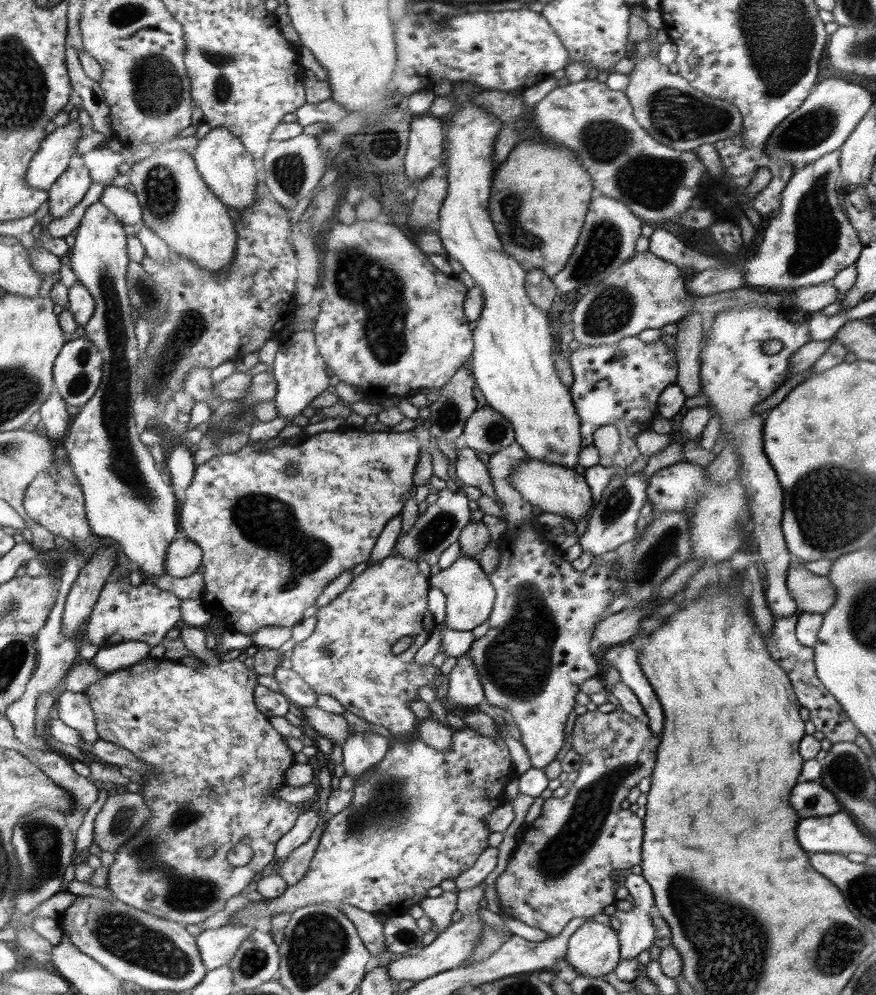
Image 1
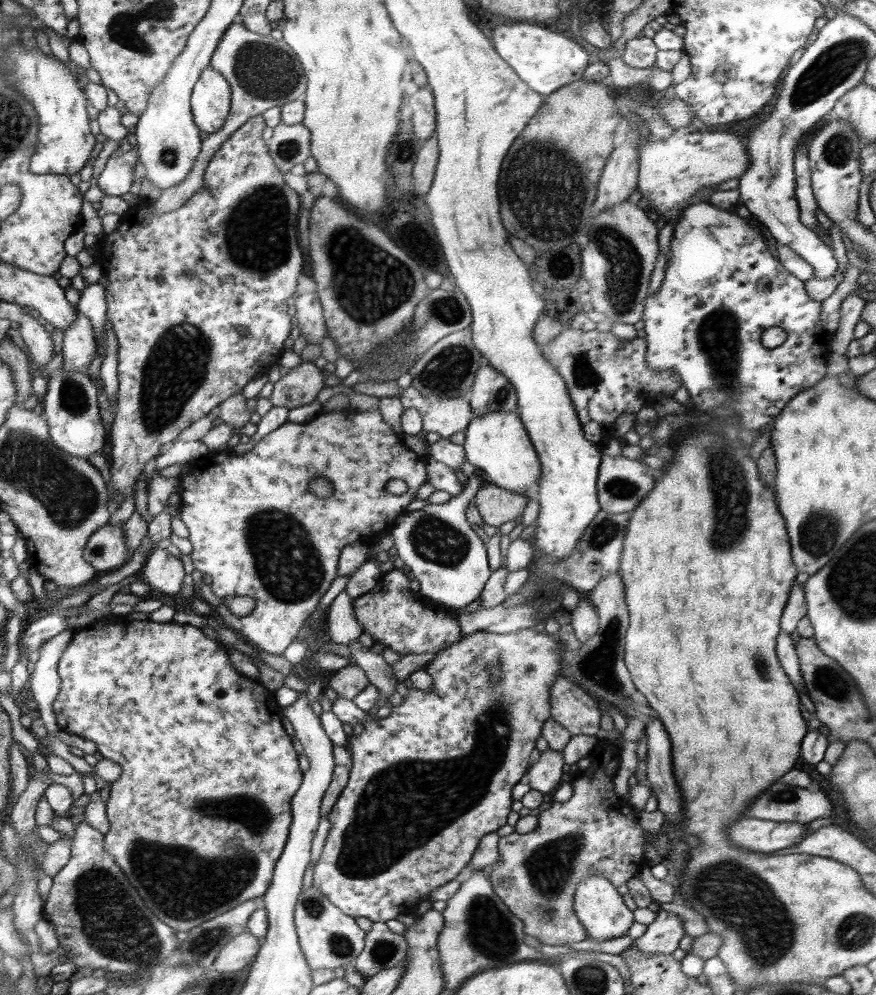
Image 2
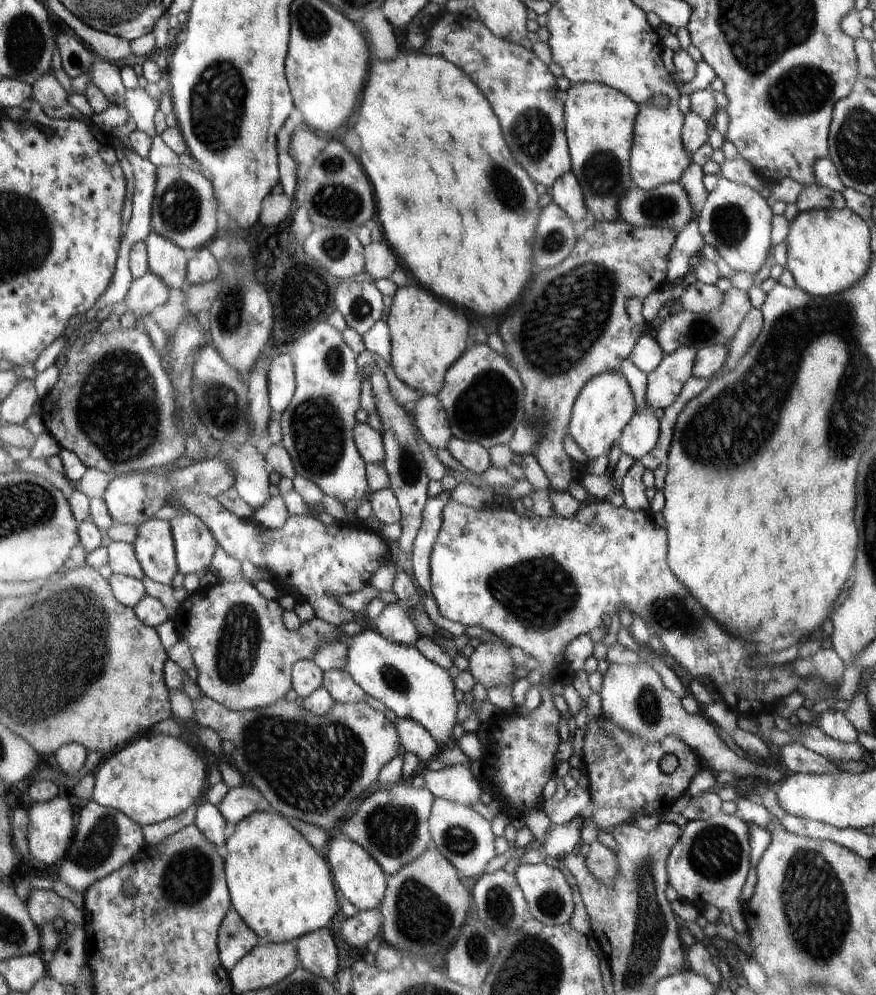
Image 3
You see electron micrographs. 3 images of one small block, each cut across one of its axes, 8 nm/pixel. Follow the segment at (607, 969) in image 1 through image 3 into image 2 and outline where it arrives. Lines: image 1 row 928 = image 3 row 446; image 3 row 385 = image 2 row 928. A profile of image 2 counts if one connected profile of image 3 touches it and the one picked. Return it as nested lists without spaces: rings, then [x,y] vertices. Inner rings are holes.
[[[594,870],[594,874],[588,874],[576,887],[574,895],[573,911],[580,919],[582,927],[586,929],[591,939],[608,941],[624,936],[628,927],[634,922],[633,912],[622,900],[622,895],[608,881],[604,871]]]

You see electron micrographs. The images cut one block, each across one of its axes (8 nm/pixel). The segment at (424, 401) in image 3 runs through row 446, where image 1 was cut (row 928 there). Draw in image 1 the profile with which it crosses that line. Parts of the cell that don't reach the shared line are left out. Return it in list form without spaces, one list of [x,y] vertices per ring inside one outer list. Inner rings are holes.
[[[442,892],[437,897],[427,897],[418,902],[425,915],[432,919],[430,930],[446,930],[452,924],[452,914],[457,910],[457,892]]]

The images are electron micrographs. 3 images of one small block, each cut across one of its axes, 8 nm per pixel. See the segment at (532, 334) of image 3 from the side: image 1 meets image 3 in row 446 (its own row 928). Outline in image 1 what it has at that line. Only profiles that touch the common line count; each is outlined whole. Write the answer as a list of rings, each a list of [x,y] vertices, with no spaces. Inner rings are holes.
[[[619,706],[613,712],[602,713],[596,709],[578,715],[571,735],[571,749],[582,756],[578,777],[564,797],[550,797],[544,802],[540,816],[528,825],[508,859],[506,870],[496,880],[501,912],[545,932],[549,937],[559,936],[572,919],[603,918],[603,908],[616,903],[614,894],[621,885],[619,879],[610,877],[610,873],[641,866],[642,815],[623,810],[621,803],[631,788],[651,776],[656,764],[656,748],[660,744],[645,722]]]

